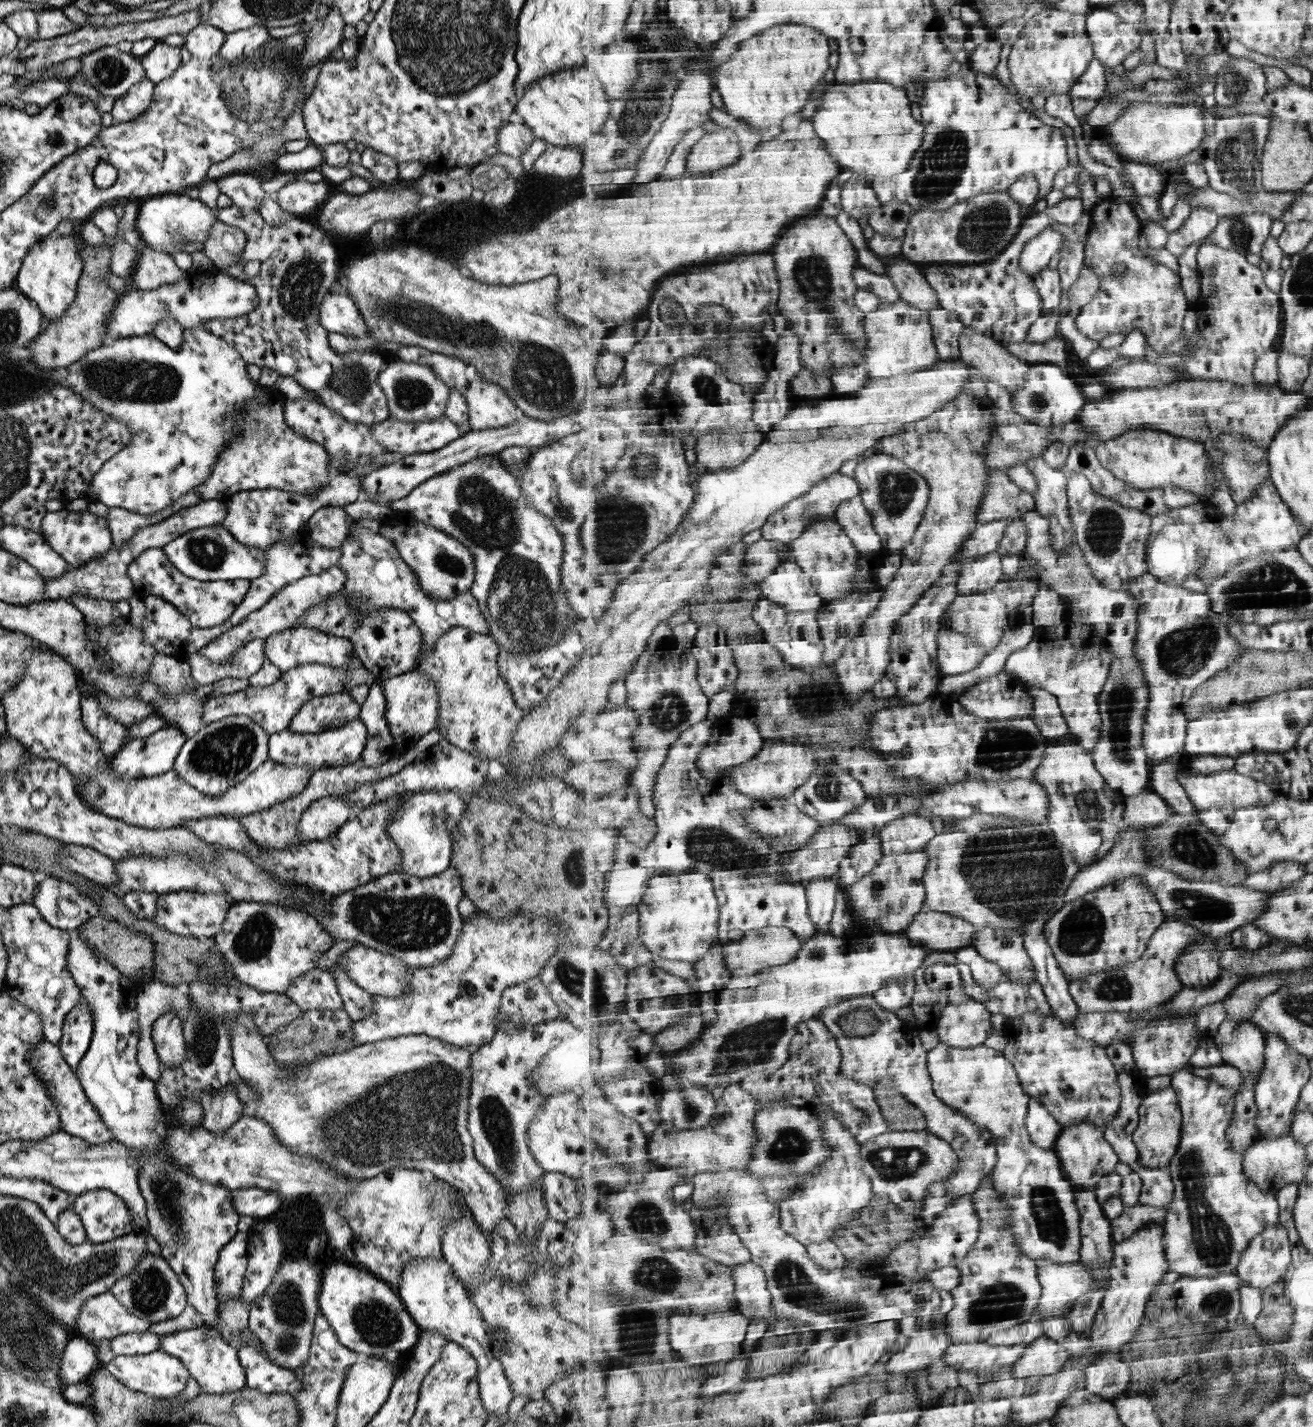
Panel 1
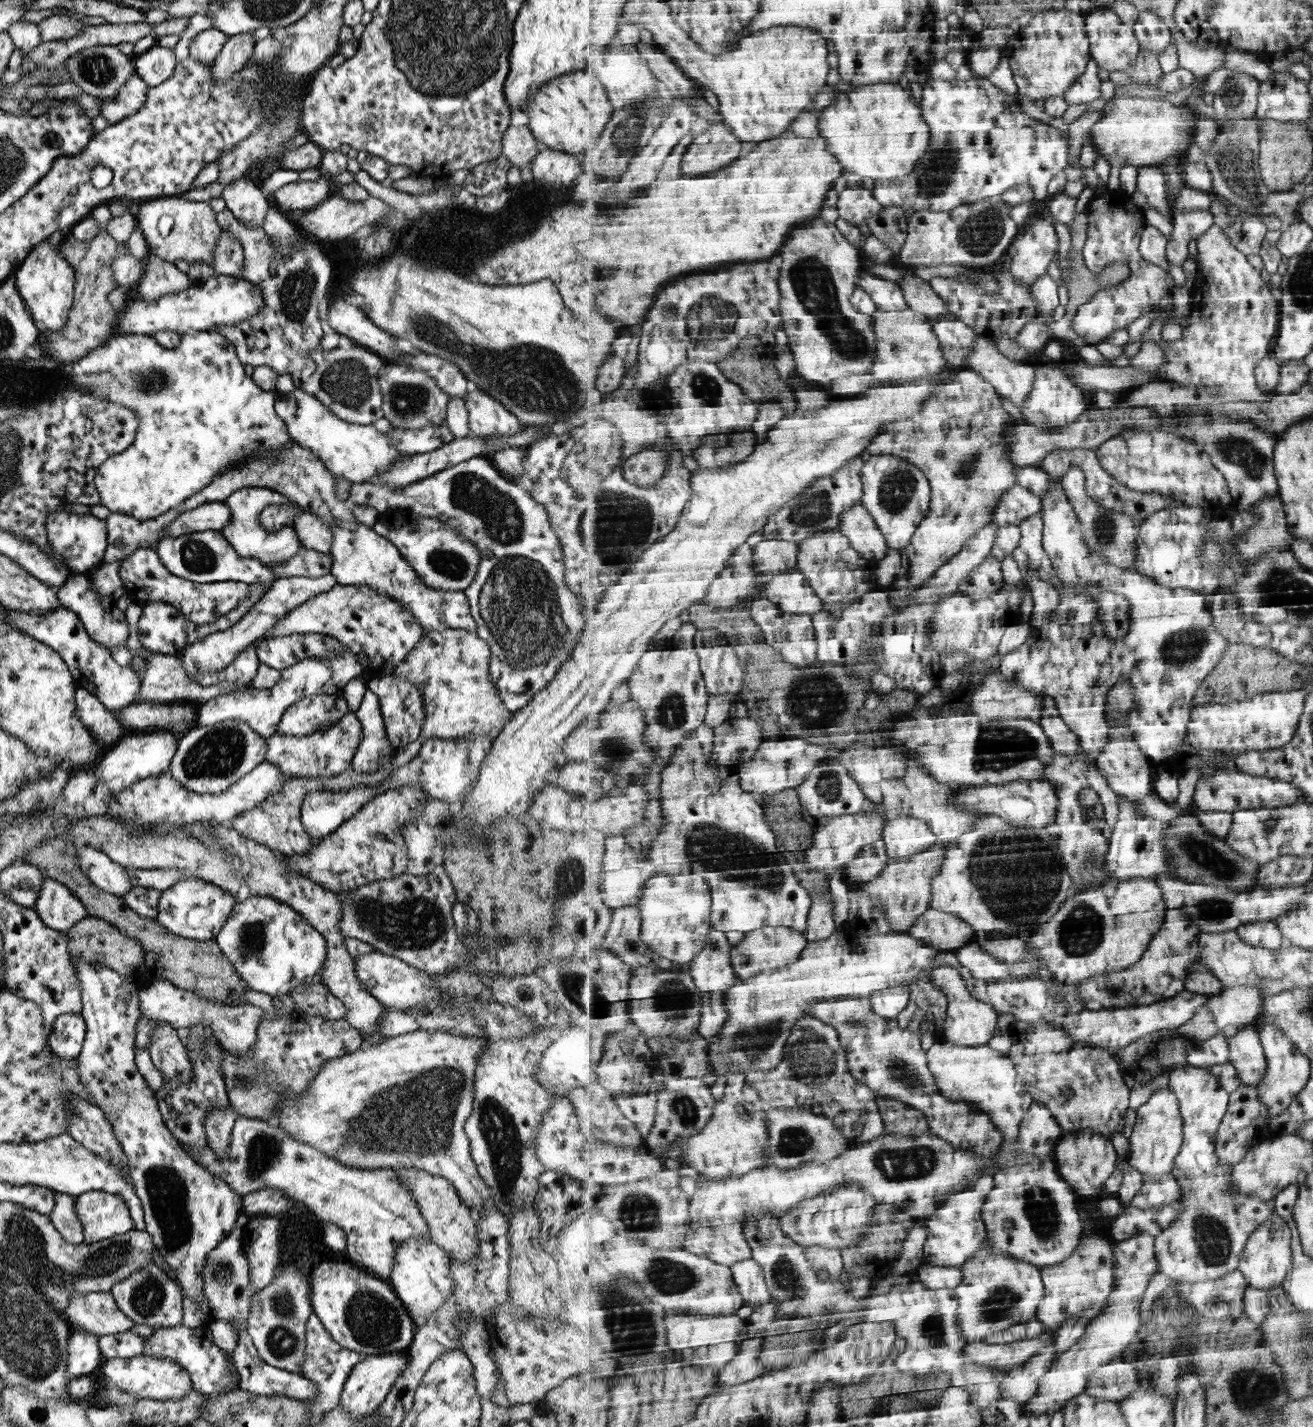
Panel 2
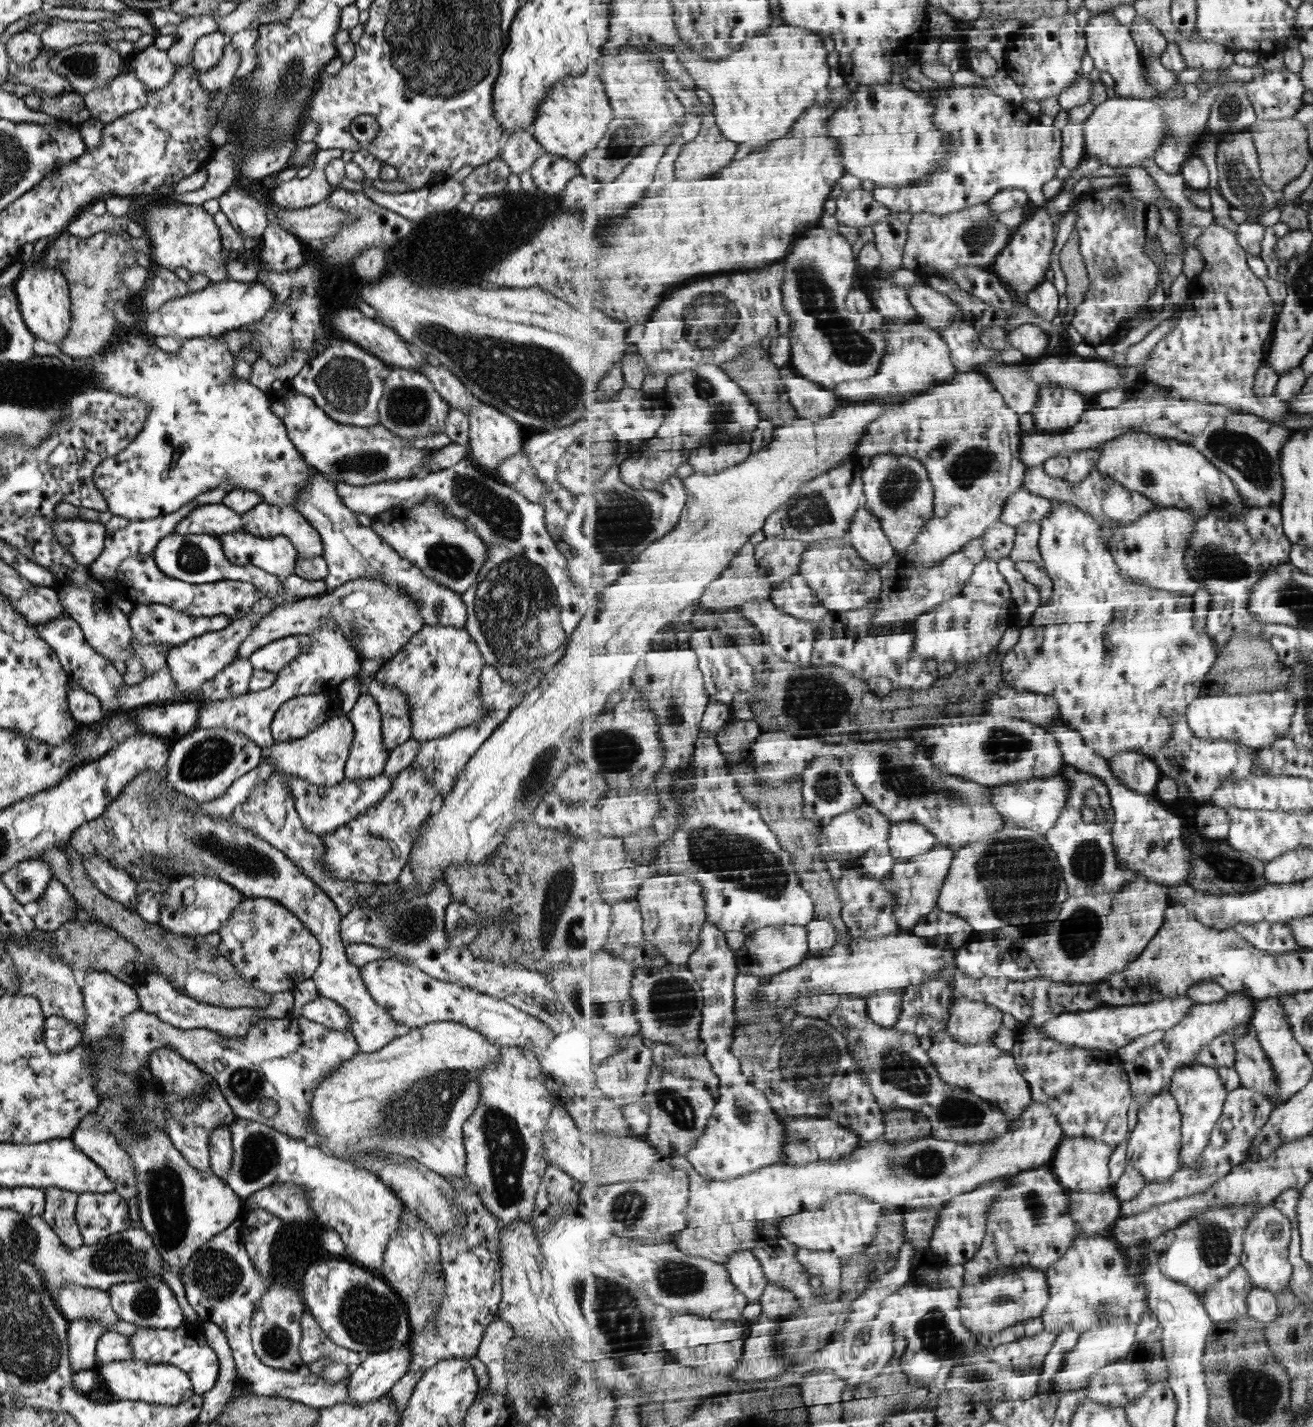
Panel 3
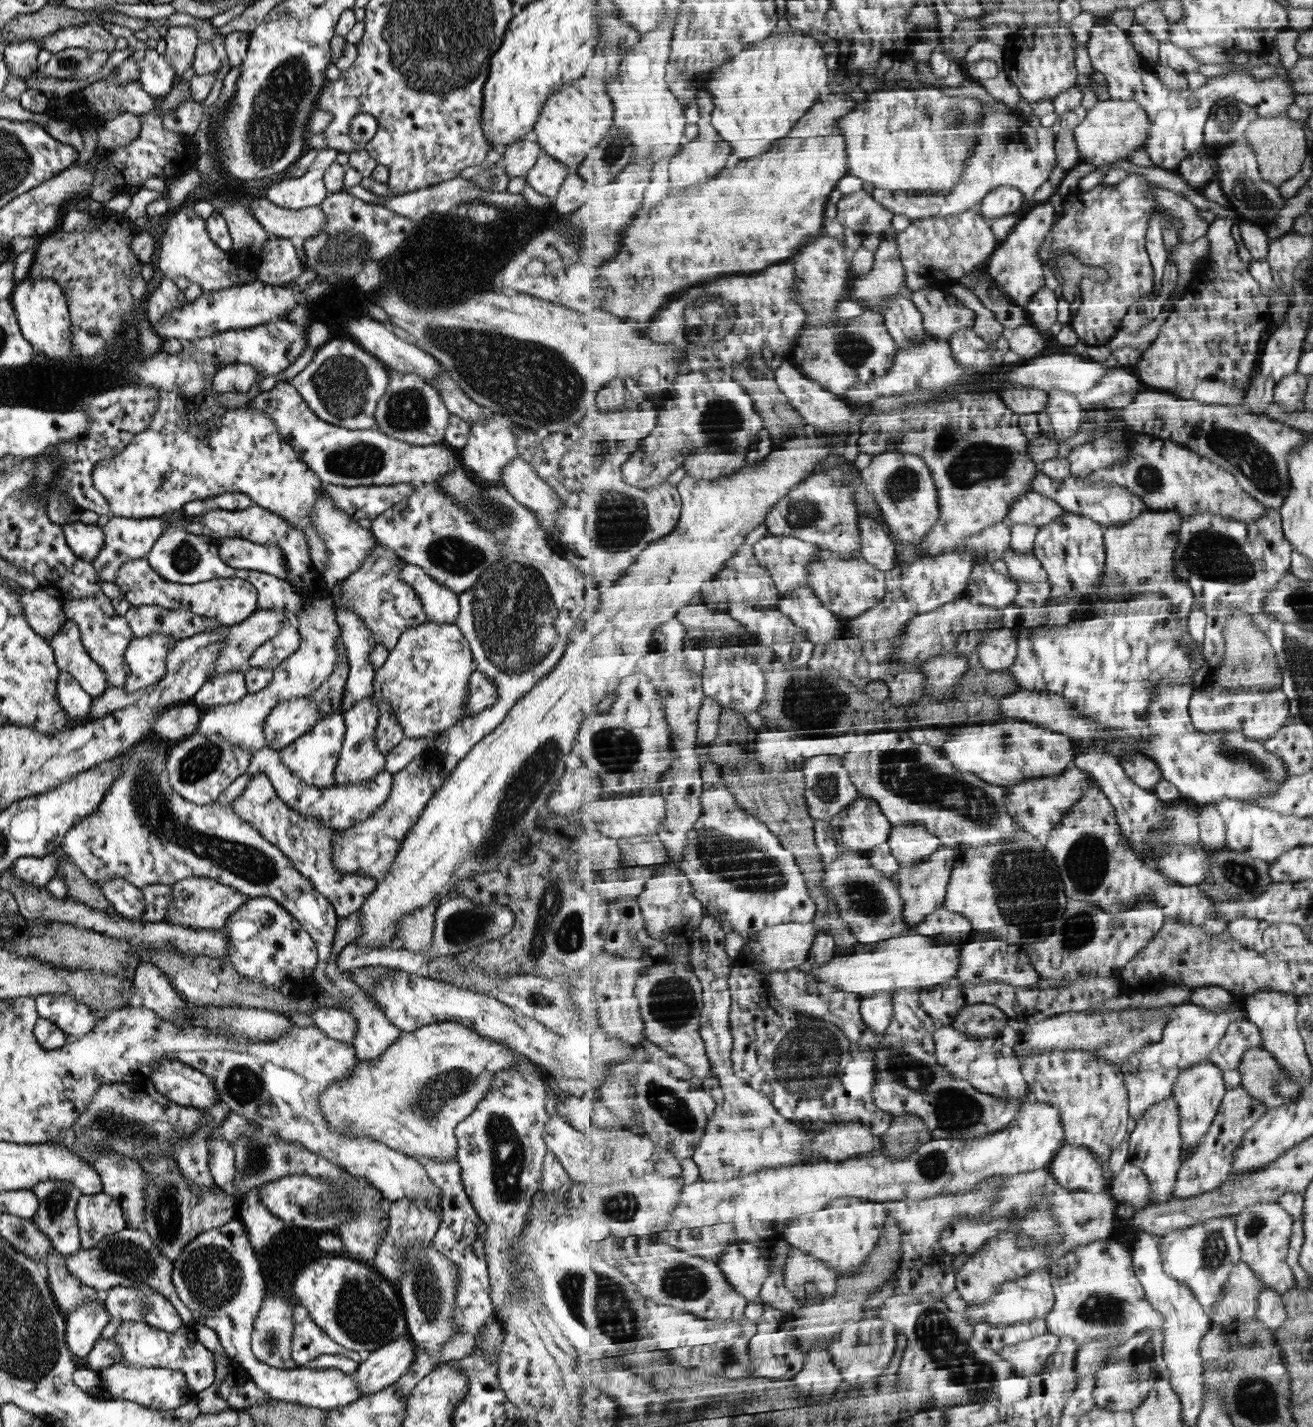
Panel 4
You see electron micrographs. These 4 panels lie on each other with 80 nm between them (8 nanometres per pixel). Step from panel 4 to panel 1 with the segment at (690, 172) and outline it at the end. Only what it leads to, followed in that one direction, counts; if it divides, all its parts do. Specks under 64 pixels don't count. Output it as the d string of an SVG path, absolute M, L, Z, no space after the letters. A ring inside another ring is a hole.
M719 127L716 131L705 133L688 154L687 168L693 172L721 171L731 166L741 157L741 144L730 129Z

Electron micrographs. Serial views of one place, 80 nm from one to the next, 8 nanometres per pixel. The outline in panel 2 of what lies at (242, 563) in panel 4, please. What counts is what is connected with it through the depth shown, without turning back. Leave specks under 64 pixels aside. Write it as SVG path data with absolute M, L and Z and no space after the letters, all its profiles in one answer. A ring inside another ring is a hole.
M243 487L232 492L223 503L227 506L229 518L235 520L235 534L222 537L229 543L229 546L233 547L233 550L241 558L256 558L263 566L269 569L270 566L274 566L276 562L287 560L298 551L300 544L295 536L292 524L284 527L283 536L281 538L271 538L274 532L267 532L257 521L257 518L261 516L261 510L263 510L265 506L269 506L269 504L275 504L275 506L283 506L283 504L289 506L289 504L291 504L297 512L305 512L301 511L301 509L286 496L271 489L266 489L265 487Z

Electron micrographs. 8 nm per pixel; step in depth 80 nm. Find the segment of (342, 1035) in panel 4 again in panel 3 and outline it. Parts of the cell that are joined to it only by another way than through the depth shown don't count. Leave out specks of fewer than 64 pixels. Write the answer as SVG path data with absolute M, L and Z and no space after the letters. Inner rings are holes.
M319 994L314 1000L301 1006L301 1016L329 1030L346 1030L350 1019L341 1005Z

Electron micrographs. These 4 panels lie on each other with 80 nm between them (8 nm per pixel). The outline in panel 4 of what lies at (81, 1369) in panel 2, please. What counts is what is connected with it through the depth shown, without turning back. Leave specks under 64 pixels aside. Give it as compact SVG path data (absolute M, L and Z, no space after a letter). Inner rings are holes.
M85 1299L63 1317L65 1344L80 1367L93 1344L99 1340L101 1330L108 1323L107 1311L99 1303Z

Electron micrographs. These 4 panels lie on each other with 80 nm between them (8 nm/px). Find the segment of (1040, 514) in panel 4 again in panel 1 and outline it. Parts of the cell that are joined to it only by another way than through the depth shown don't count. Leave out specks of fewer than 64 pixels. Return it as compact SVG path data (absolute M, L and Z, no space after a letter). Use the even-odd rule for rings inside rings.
M1006 468L993 469L986 495L977 513L978 522L982 524L1006 519L1023 520L1032 511L1036 511L1034 495L1025 492L1012 481L1006 474Z

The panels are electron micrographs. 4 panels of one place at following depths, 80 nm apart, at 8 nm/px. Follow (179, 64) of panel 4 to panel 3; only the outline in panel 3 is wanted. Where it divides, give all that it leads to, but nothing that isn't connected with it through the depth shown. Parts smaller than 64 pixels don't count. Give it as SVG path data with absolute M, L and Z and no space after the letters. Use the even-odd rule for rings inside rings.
M198 15L182 20L175 32L173 42L166 49L167 58L174 64L191 62L192 48L195 41L203 36L218 31L215 15Z

